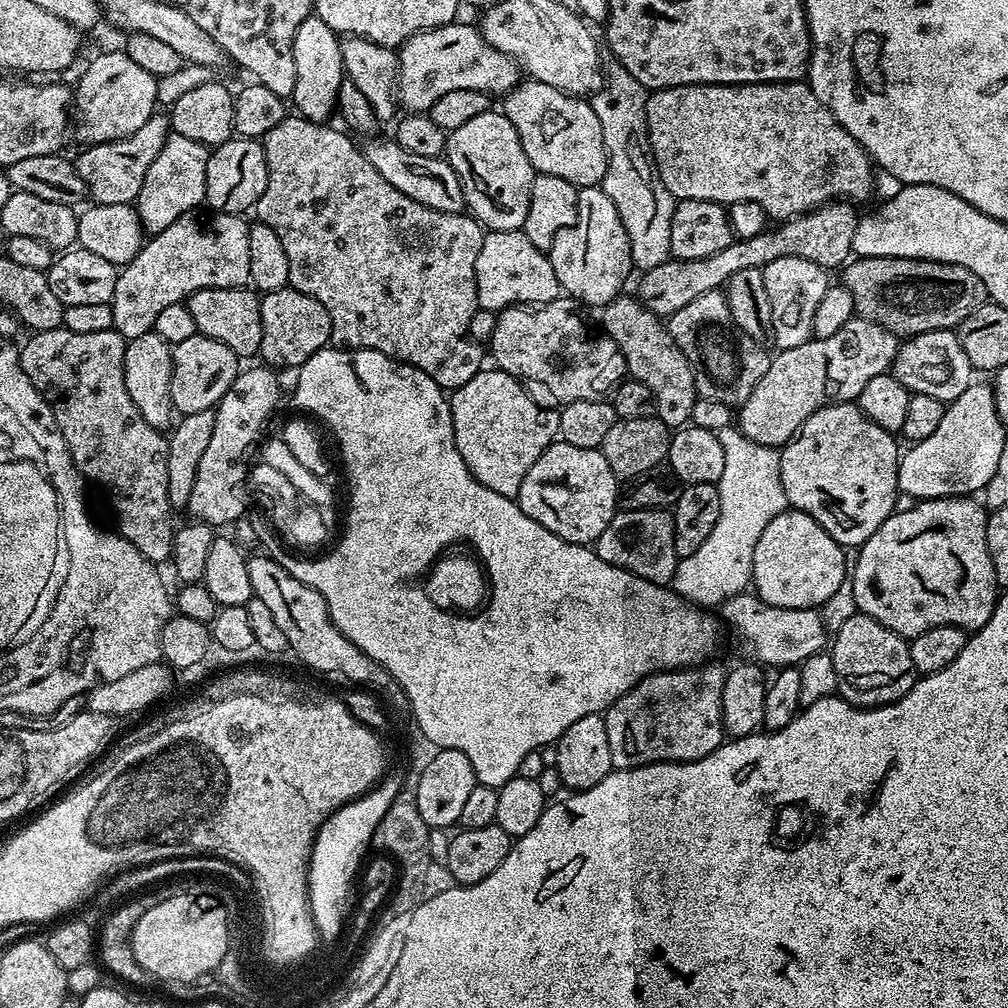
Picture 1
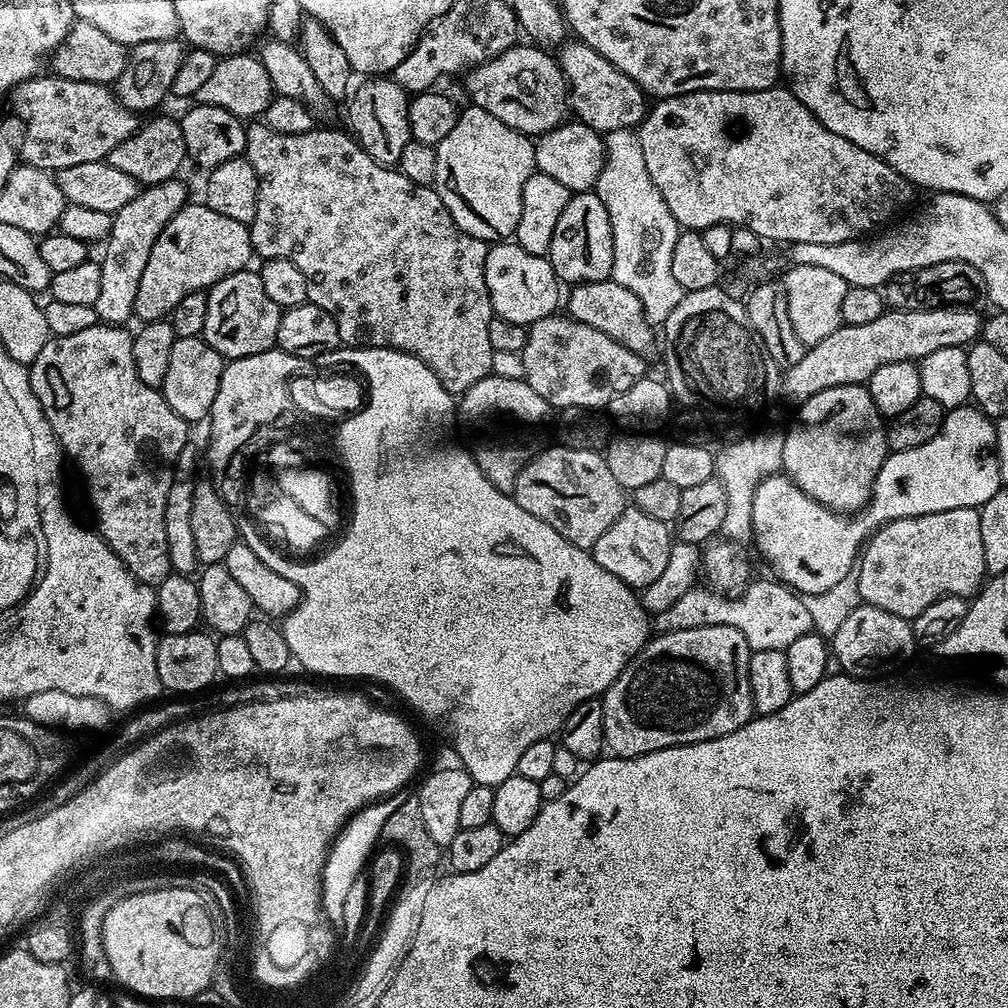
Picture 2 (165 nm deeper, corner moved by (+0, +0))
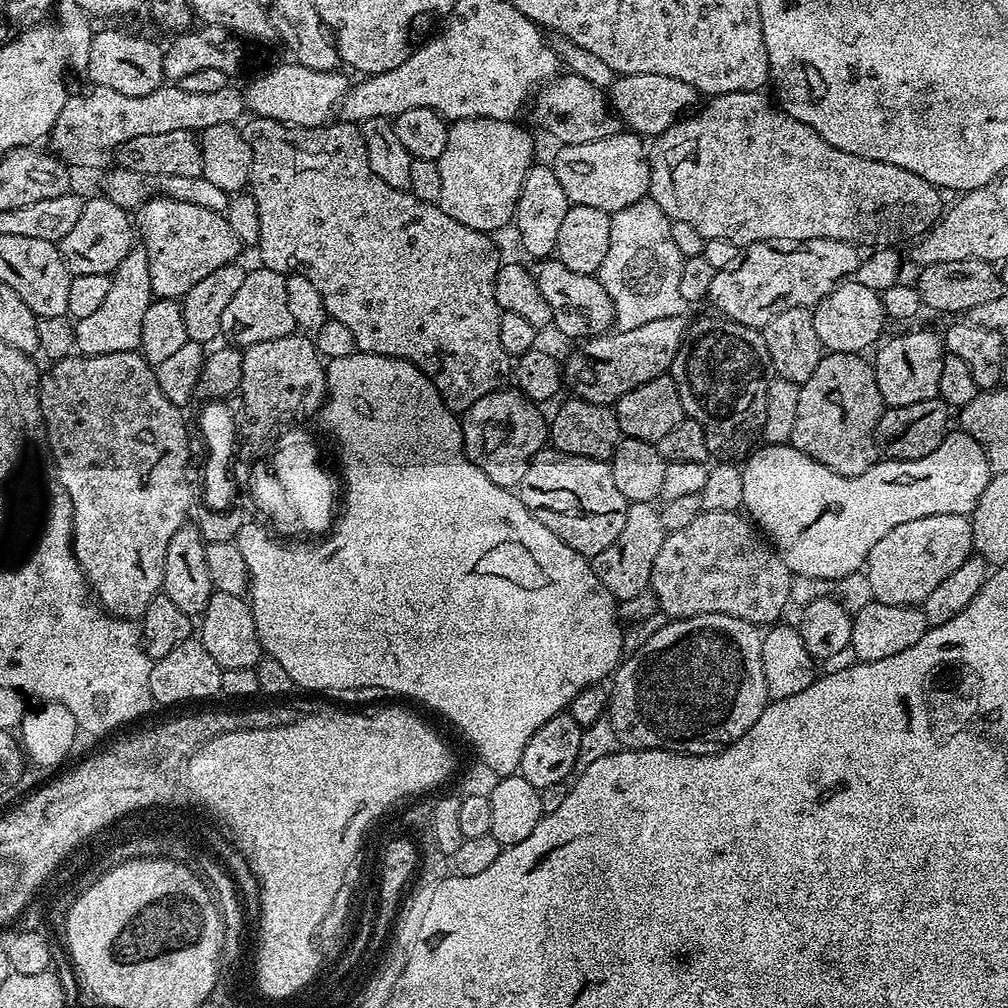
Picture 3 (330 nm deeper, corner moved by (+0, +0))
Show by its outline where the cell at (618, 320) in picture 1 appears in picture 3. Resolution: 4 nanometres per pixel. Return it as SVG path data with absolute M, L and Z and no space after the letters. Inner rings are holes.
M544 258L534 268L534 275L538 282L538 290L542 290L542 298L550 305L552 324L564 336L580 342L585 338L603 336L613 327L616 315L610 294L602 286L596 276L574 274L574 270L566 270L562 262L555 258Z

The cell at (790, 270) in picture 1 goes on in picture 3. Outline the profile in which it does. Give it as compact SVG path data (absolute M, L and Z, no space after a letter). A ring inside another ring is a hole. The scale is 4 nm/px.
M854 278L845 279L833 292L826 294L814 305L811 314L814 334L818 334L821 349L828 352L864 354L868 347L871 349L885 335L886 317L880 293L870 290L870 286L862 286Z

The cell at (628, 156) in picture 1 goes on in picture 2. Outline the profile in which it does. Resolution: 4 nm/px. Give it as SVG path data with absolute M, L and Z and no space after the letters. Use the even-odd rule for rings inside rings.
M623 128L622 130L614 130L604 136L604 169L598 178L594 191L602 202L602 206L606 206L606 214L610 214L610 226L614 234L614 266L612 267L611 279L617 280L622 286L626 286L626 290L630 290L634 294L634 298L638 298L638 302L642 302L642 310L646 314L646 318L652 321L653 325L663 325L664 320L670 318L674 306L678 306L678 302L682 302L685 294L684 288L678 286L678 282L674 279L674 270L670 267L670 258L674 258L674 242L680 237L682 229L677 224L674 214L670 214L670 206L666 206L662 194L658 194L658 186L654 186L654 182L650 178L650 170L646 170L646 158L642 158L640 138L633 129Z

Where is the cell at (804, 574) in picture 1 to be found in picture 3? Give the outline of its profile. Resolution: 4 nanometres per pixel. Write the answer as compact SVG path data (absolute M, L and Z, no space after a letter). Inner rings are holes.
M949 431L942 446L934 454L926 454L926 458L884 458L857 476L843 476L822 466L822 462L802 454L791 442L764 444L742 464L743 511L755 521L793 574L843 581L853 575L851 572L865 567L870 550L894 526L934 514L971 514L984 489L986 475L979 459L966 461L960 472L959 435L959 431Z

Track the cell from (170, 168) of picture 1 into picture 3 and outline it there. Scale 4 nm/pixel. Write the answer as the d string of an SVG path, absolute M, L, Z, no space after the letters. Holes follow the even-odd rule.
M133 247L132 253L112 273L110 294L94 314L75 321L76 352L82 356L135 352L142 338L142 318L154 299L150 286L150 258L146 258L143 247Z

